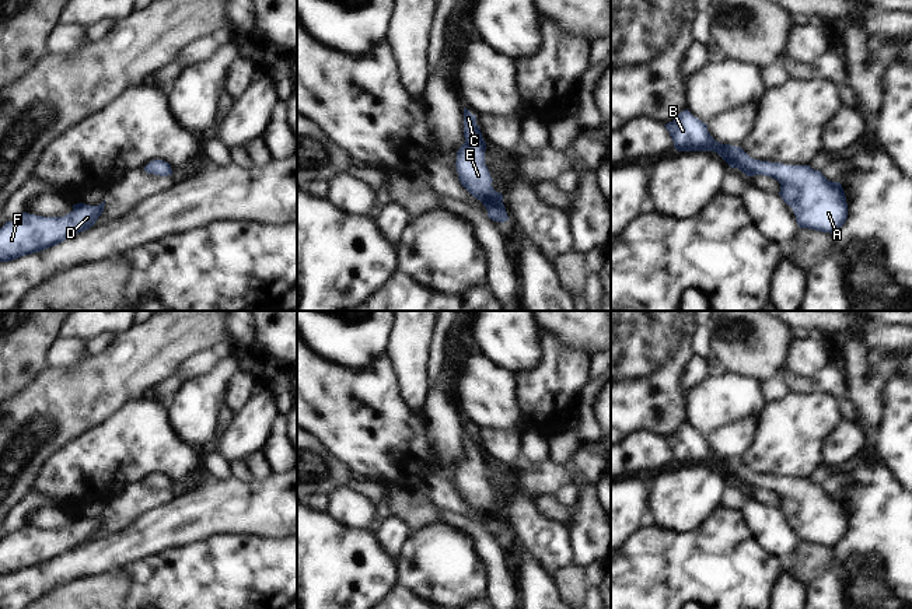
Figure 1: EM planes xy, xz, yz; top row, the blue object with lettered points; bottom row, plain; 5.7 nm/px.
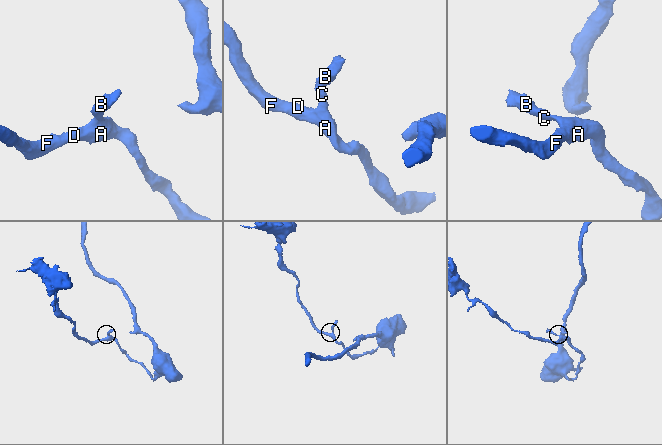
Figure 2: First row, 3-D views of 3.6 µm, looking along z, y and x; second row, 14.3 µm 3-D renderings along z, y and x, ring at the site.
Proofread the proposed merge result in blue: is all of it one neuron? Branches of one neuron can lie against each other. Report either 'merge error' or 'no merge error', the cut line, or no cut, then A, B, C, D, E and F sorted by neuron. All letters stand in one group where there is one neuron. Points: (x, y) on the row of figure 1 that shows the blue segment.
no merge error; cut none; groups A B C D E F

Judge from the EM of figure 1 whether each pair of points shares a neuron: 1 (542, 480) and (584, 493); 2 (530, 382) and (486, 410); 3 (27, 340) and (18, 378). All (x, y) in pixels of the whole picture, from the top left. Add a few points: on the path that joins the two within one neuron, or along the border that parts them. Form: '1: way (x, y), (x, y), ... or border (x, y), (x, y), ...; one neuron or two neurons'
1: border (570, 479), (577, 475), (594, 485); two neurons
2: border (513, 373), (514, 396), (523, 424); two neurons
3: way (18, 350), (18, 368); one neuron

